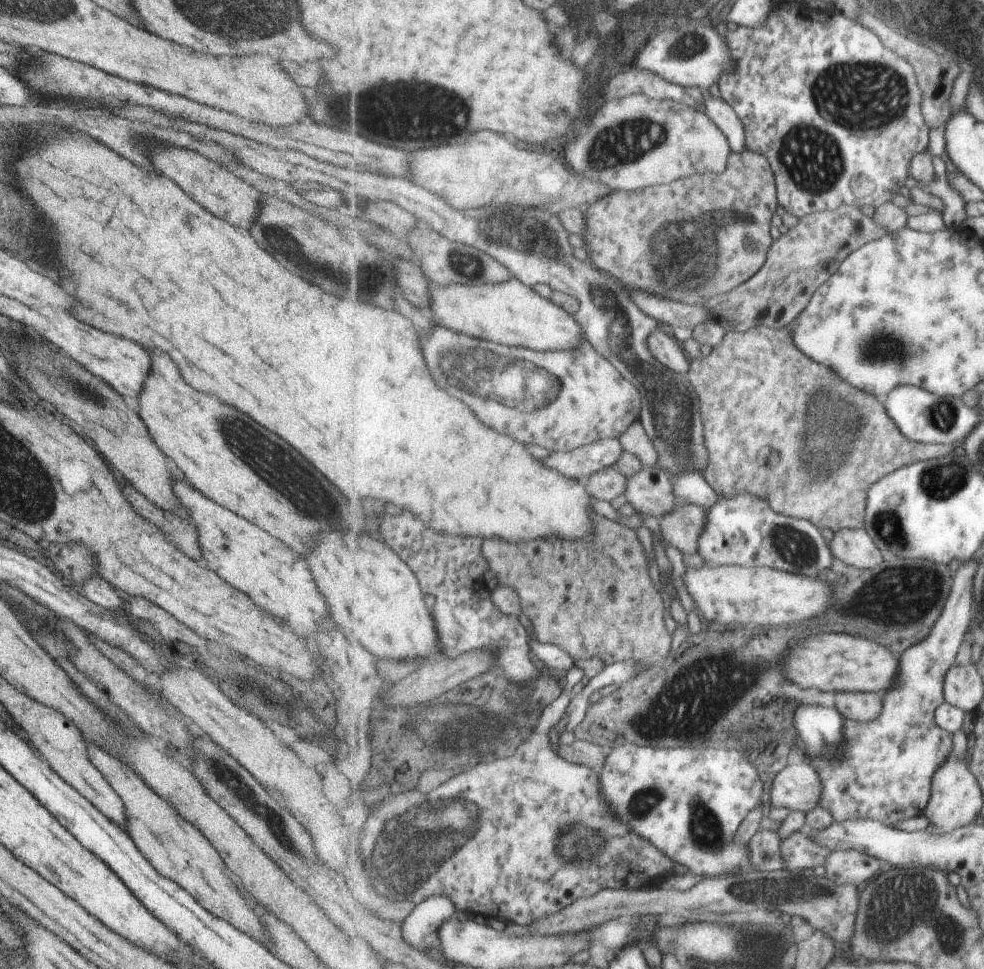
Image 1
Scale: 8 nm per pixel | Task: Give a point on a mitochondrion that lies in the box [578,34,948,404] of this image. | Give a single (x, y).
(863, 96)

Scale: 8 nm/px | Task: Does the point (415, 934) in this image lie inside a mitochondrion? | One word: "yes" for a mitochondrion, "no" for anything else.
no

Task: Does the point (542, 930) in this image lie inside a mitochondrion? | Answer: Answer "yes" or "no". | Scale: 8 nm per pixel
no

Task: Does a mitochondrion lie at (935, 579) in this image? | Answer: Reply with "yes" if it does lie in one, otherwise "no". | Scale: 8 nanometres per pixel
yes

